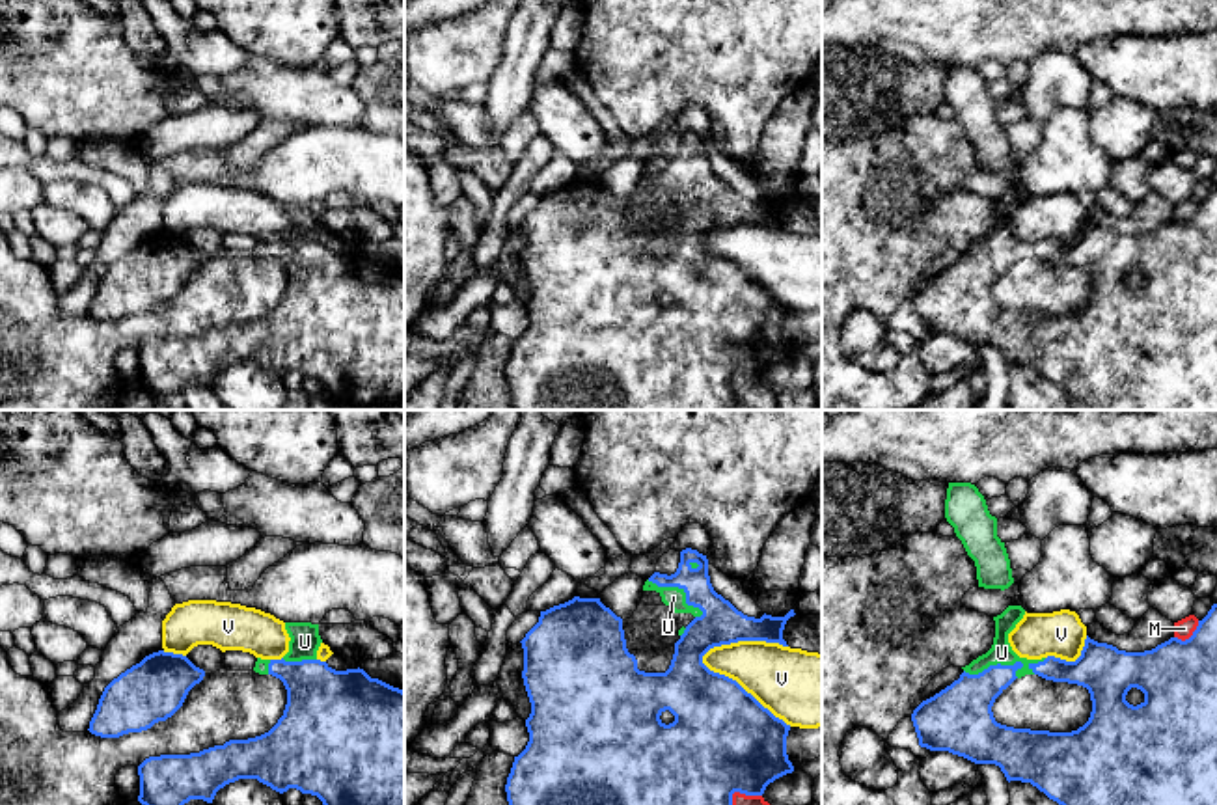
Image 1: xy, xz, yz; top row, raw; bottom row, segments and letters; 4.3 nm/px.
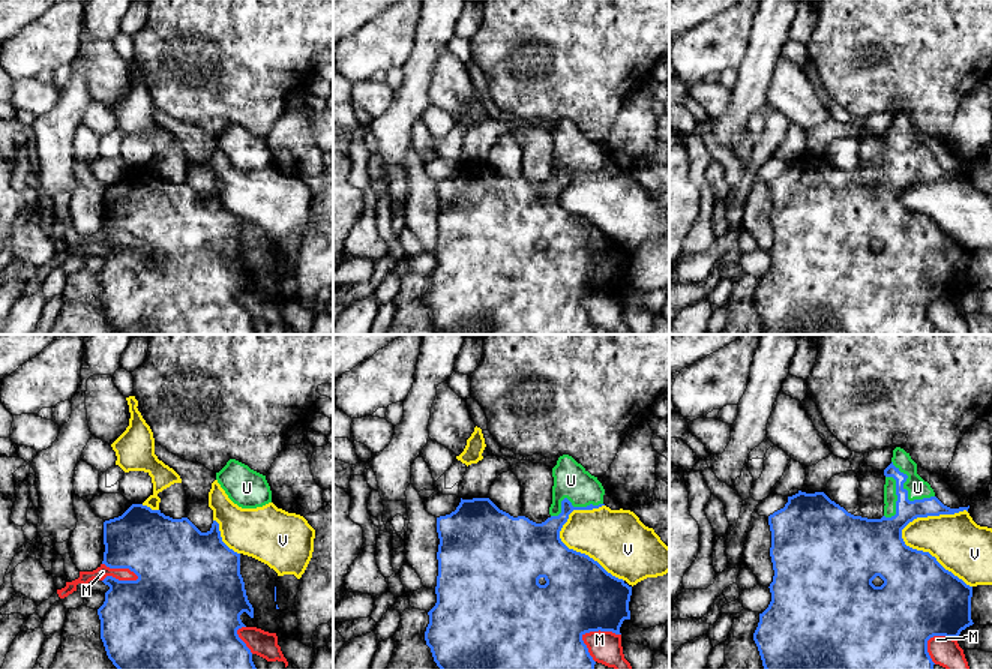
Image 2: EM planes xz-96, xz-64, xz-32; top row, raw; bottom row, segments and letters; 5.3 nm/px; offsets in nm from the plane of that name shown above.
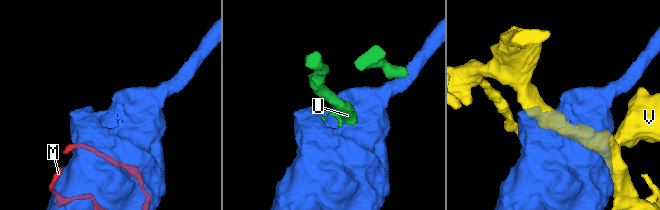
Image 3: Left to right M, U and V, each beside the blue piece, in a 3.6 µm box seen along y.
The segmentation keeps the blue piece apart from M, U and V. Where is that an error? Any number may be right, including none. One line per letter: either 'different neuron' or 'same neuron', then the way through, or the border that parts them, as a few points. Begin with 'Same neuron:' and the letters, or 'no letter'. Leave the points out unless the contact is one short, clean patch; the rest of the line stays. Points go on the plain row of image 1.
Same neuron: U
M: different neuron
U: same neuron
V: different neuron

